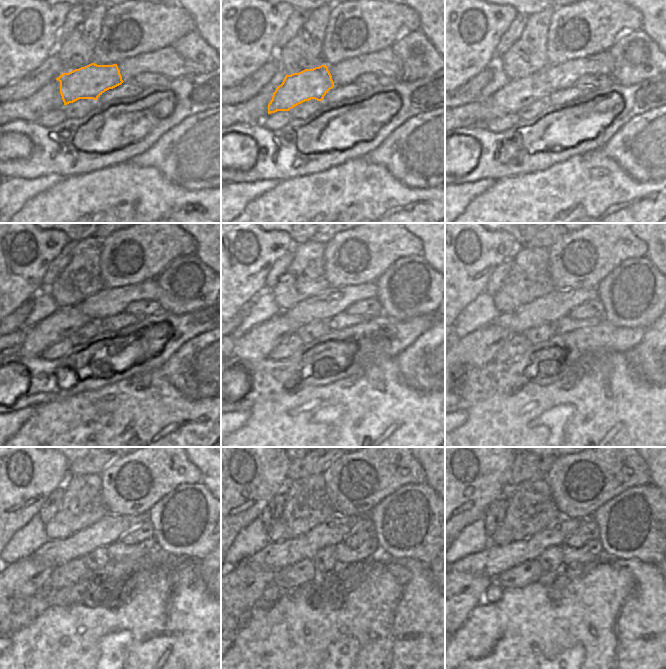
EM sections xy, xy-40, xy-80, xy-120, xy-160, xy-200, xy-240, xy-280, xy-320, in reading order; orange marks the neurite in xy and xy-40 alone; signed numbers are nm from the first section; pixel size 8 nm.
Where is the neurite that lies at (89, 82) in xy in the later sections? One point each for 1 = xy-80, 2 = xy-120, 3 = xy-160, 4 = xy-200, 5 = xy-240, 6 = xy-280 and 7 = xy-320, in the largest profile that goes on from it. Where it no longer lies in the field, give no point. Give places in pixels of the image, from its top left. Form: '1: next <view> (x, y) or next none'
1: next xy-80 (517, 93)
2: next xy-120 (64, 322)
3: next xy-160 (255, 345)
4: next xy-200 (465, 355)
5: next xy-240 (17, 582)
6: next xy-280 (241, 587)
7: next xy-320 (465, 591)

